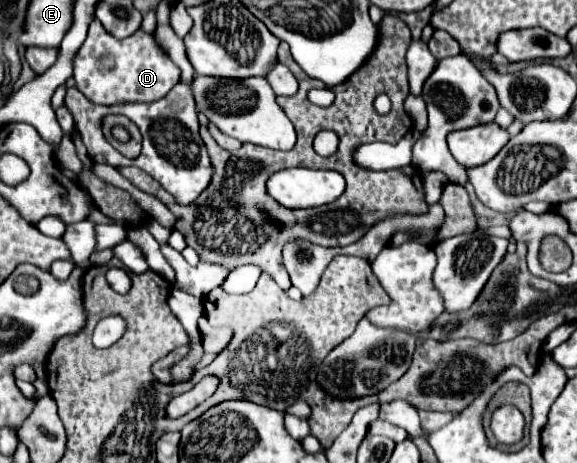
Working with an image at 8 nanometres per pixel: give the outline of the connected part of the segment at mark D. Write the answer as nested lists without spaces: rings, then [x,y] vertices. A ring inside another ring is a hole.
[[[94,18],[88,36],[74,56],[76,88],[94,104],[112,106],[122,102],[154,102],[164,98],[180,80],[180,68],[158,48],[152,34],[136,30],[132,36],[118,40],[104,30]]]

